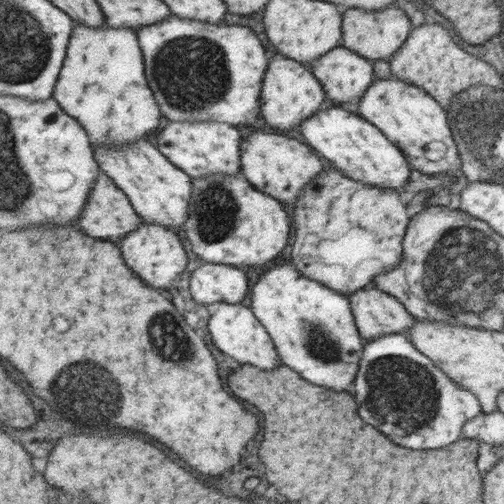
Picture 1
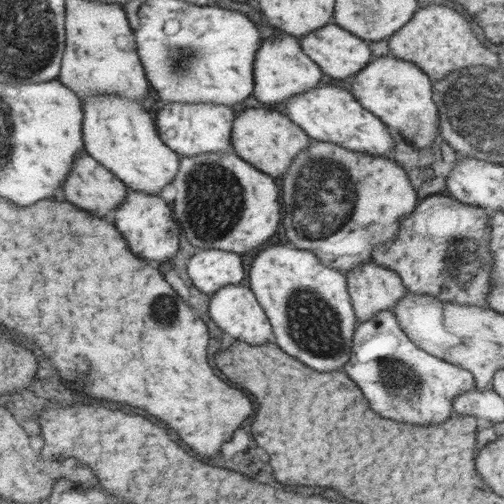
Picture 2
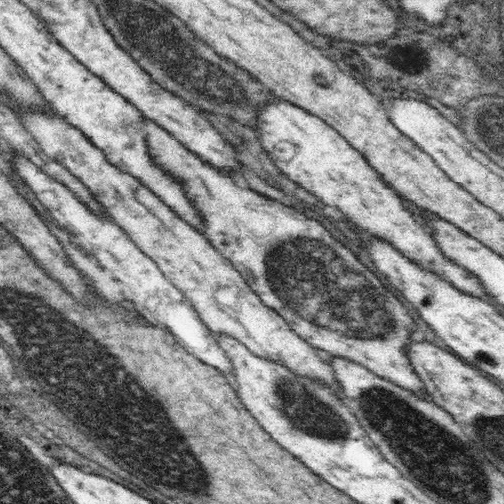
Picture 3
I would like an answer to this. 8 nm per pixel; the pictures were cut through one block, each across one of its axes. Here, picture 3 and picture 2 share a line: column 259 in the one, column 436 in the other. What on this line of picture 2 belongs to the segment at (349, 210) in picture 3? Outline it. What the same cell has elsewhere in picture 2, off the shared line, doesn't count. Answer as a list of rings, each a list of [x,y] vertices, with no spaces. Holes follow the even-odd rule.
[[[395,54],[387,56],[377,56],[371,58],[371,64],[367,64],[361,72],[355,74],[353,84],[351,84],[351,94],[359,100],[359,106],[363,106],[369,114],[375,114],[385,122],[385,126],[395,128],[401,132],[405,140],[411,140],[415,146],[431,146],[431,140],[435,138],[437,132],[437,116],[435,116],[435,100],[433,100],[433,82],[427,80],[427,74],[417,64],[405,62],[403,58],[395,58]]]

